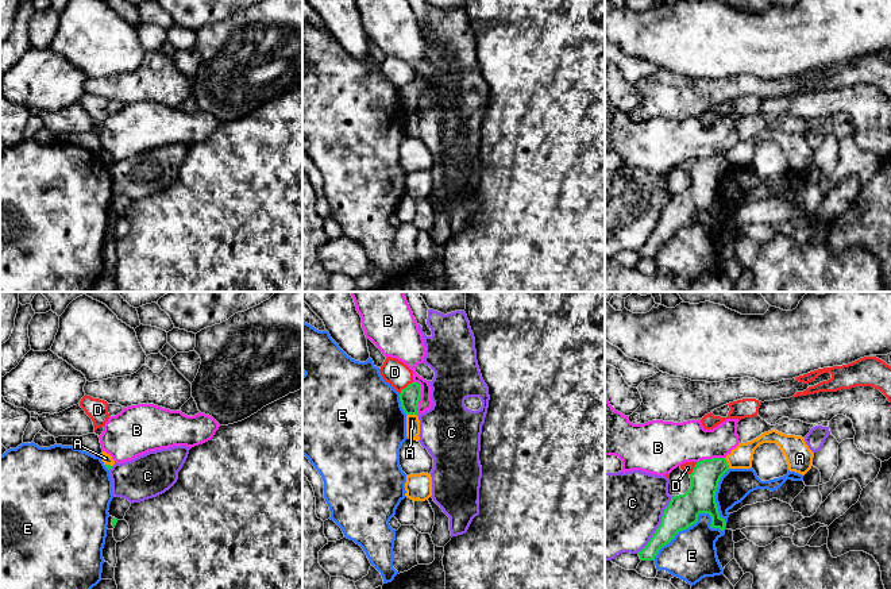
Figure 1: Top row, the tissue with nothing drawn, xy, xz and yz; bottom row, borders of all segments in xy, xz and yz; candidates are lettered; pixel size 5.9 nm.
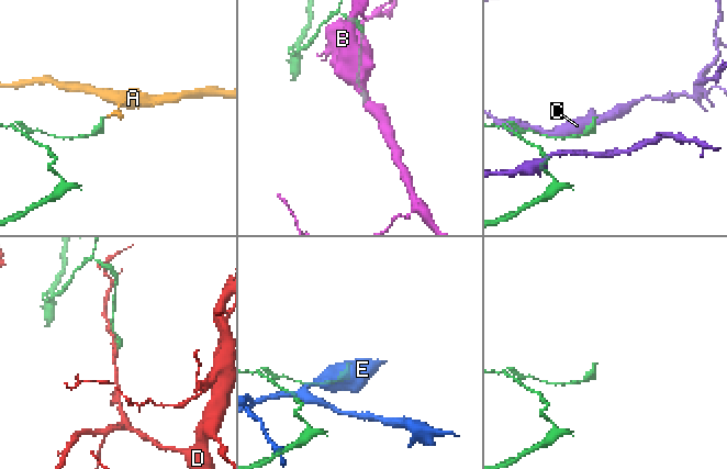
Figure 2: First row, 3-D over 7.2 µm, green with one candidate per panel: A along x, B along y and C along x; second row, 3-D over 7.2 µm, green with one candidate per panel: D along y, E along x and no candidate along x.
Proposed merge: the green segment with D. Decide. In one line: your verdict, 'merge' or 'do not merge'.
do not merge

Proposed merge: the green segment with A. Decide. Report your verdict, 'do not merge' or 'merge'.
do not merge

